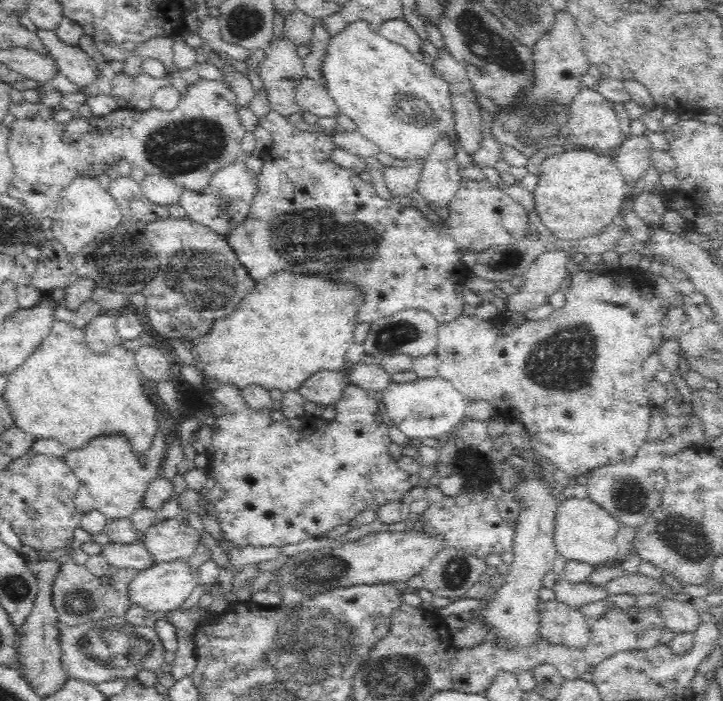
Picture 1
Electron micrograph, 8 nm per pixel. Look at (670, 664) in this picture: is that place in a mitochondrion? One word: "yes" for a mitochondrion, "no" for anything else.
no

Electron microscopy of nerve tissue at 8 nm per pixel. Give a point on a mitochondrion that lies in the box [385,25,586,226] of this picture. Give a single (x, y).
(544, 110)

